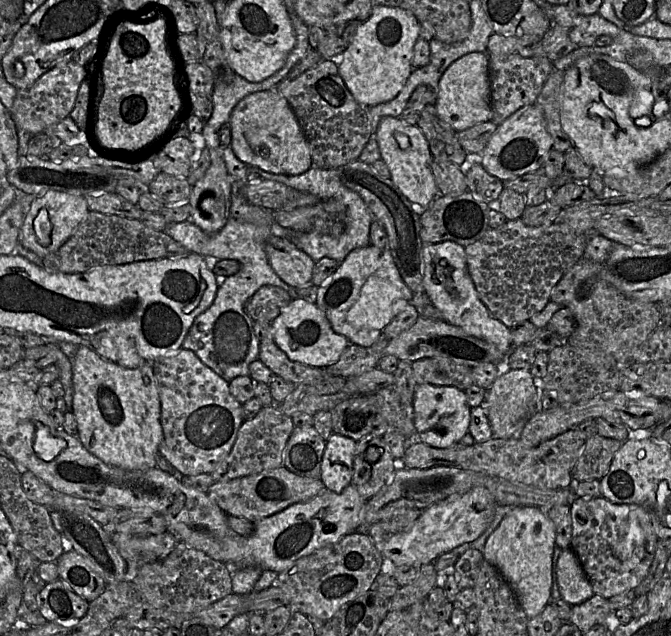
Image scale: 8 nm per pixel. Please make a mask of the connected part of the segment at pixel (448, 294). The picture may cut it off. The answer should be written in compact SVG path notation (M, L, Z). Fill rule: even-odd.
M453 241L424 244L422 263L424 292L442 313L443 320L495 345L507 356L513 349L510 328L496 319L480 300L467 267L465 247Z

